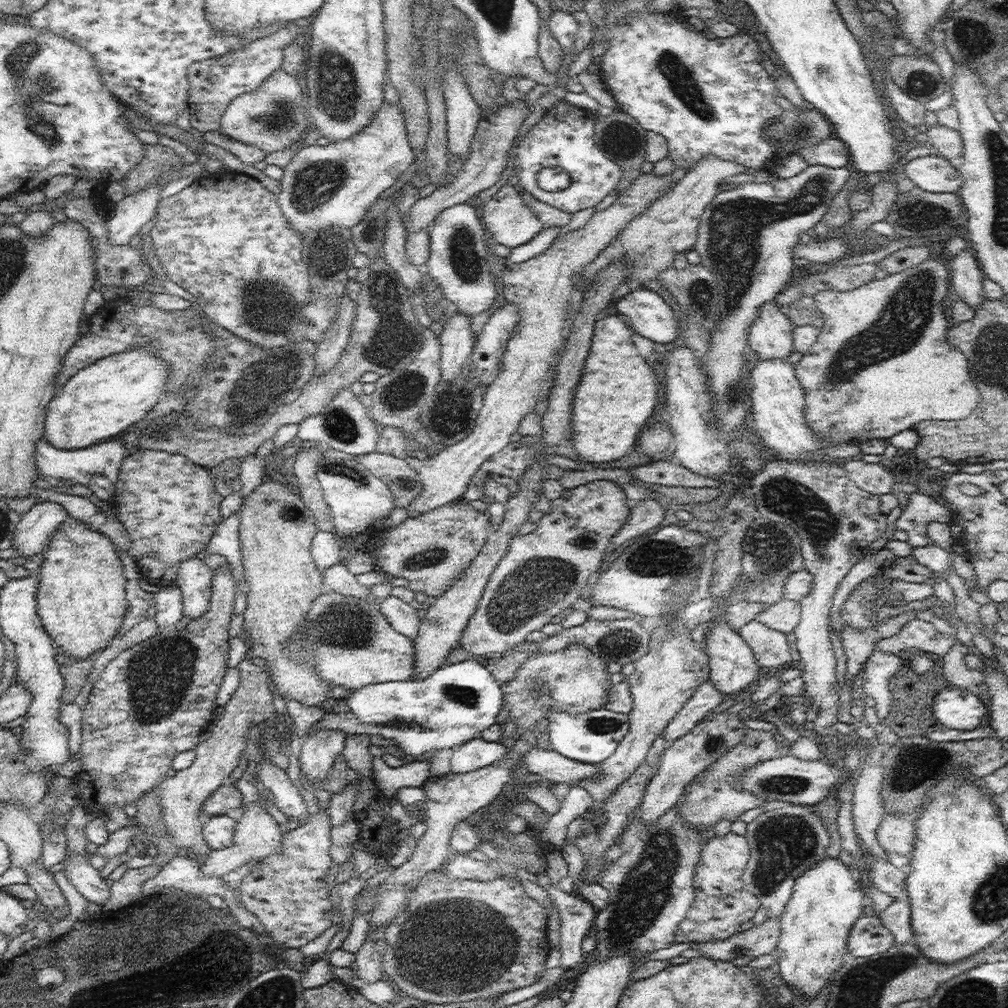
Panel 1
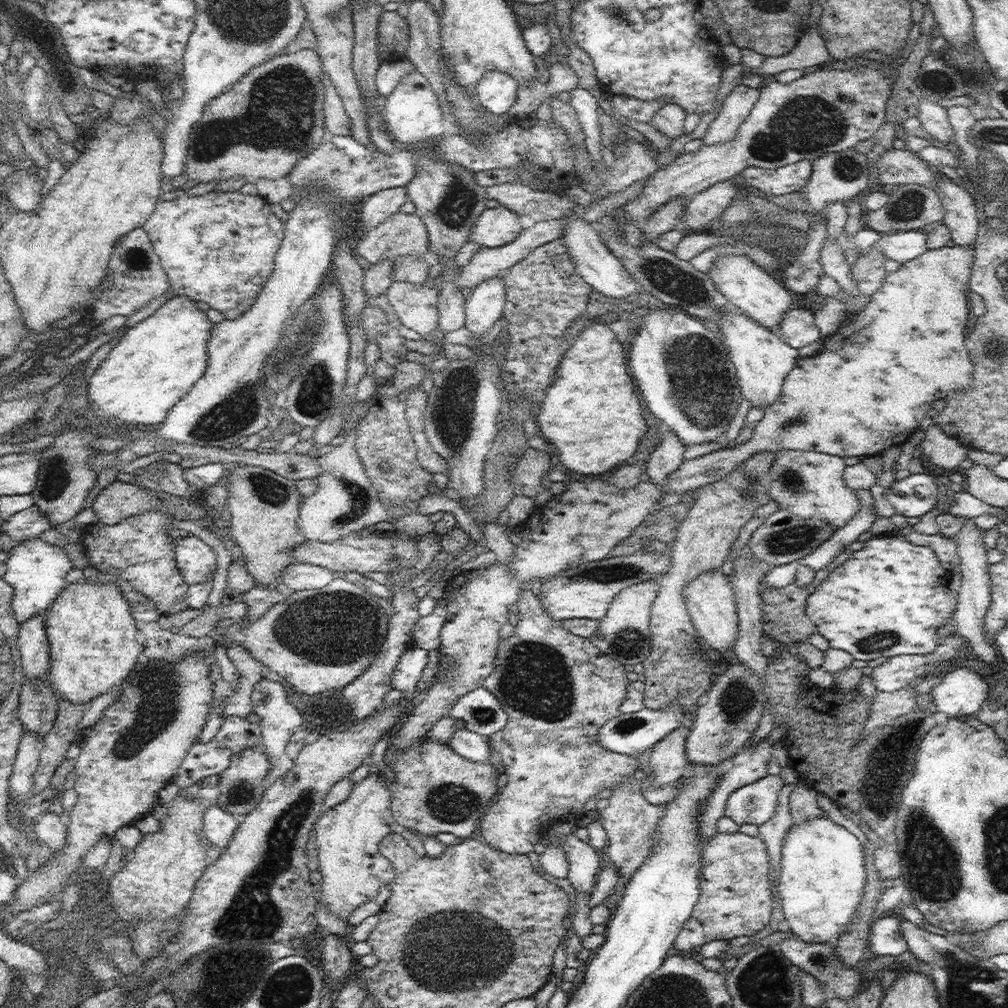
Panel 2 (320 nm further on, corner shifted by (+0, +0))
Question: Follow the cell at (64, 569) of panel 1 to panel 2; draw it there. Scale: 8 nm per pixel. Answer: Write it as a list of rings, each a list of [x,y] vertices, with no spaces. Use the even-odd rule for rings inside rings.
[[[81,579],[79,583],[68,584],[49,606],[45,627],[50,647],[47,680],[58,697],[72,704],[87,704],[101,694],[112,691],[114,686],[122,688],[129,672],[137,665],[138,656],[143,652],[143,645],[136,640],[138,623],[132,617],[120,587],[114,583],[86,583]]]

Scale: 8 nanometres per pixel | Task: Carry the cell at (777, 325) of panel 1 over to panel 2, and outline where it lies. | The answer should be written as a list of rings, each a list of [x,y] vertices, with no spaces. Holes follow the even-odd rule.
[[[724,256],[718,258],[710,270],[710,277],[718,288],[719,292],[729,301],[732,308],[740,313],[746,314],[752,322],[758,322],[760,326],[776,333],[780,330],[784,314],[791,309],[791,292],[772,274],[750,262],[746,256]]]

